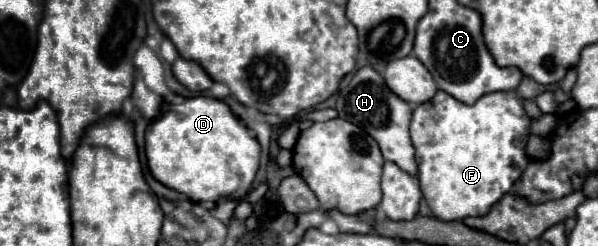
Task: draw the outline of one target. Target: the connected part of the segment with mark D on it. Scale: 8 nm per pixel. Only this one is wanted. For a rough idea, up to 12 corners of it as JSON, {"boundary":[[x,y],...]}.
{"boundary":[[199,95],[147,127],[159,183],[191,201],[243,199],[261,147]]}

